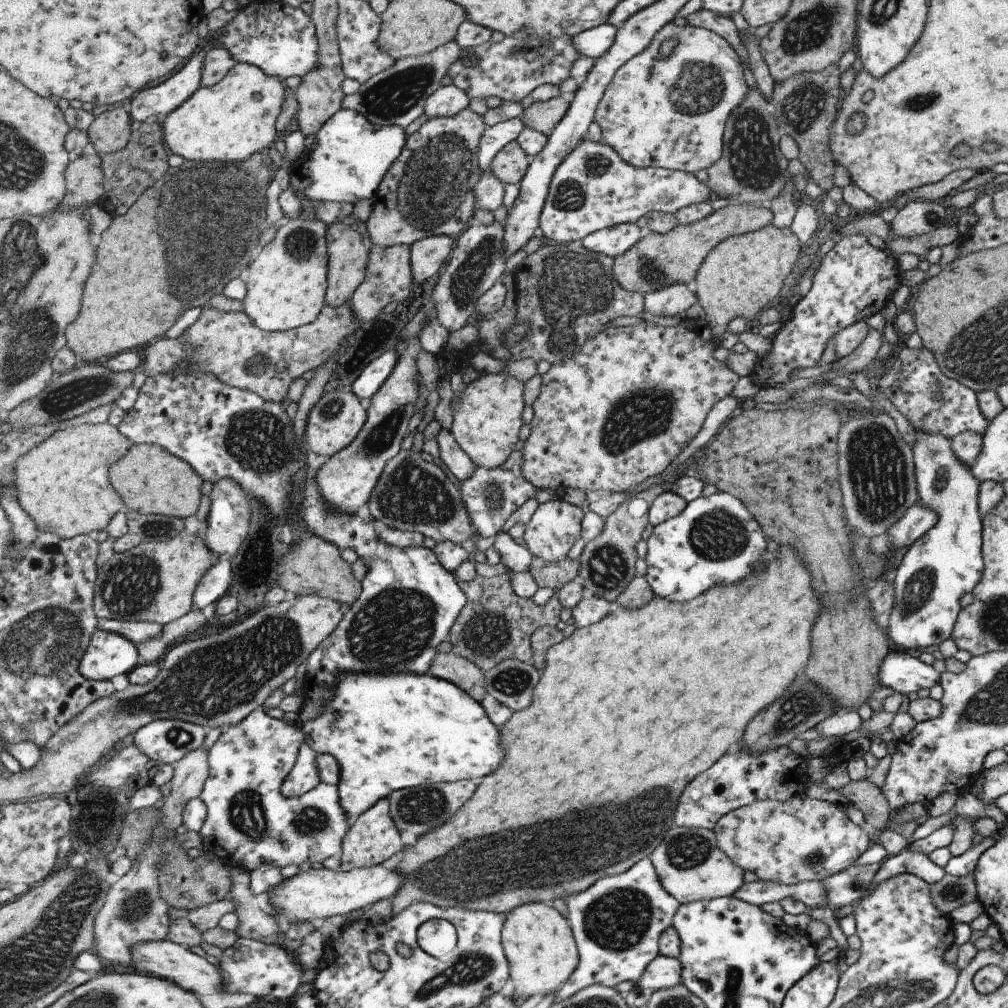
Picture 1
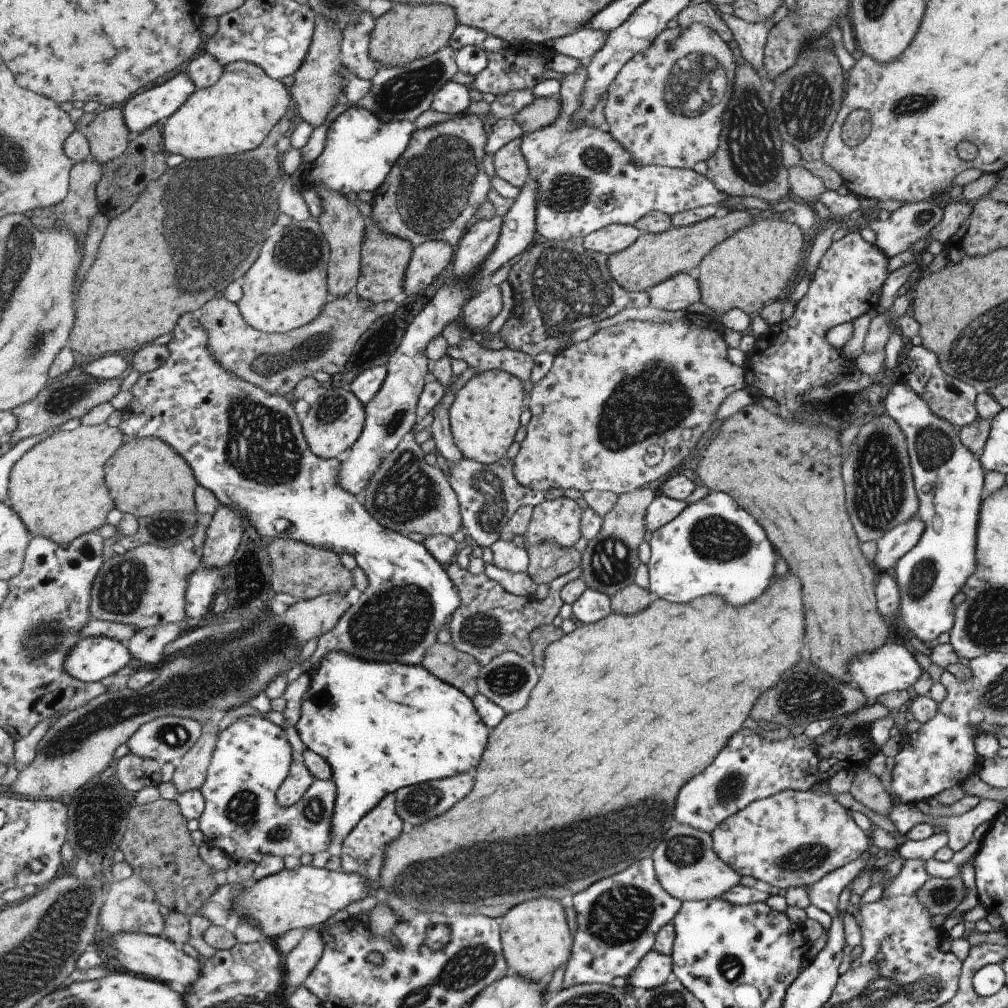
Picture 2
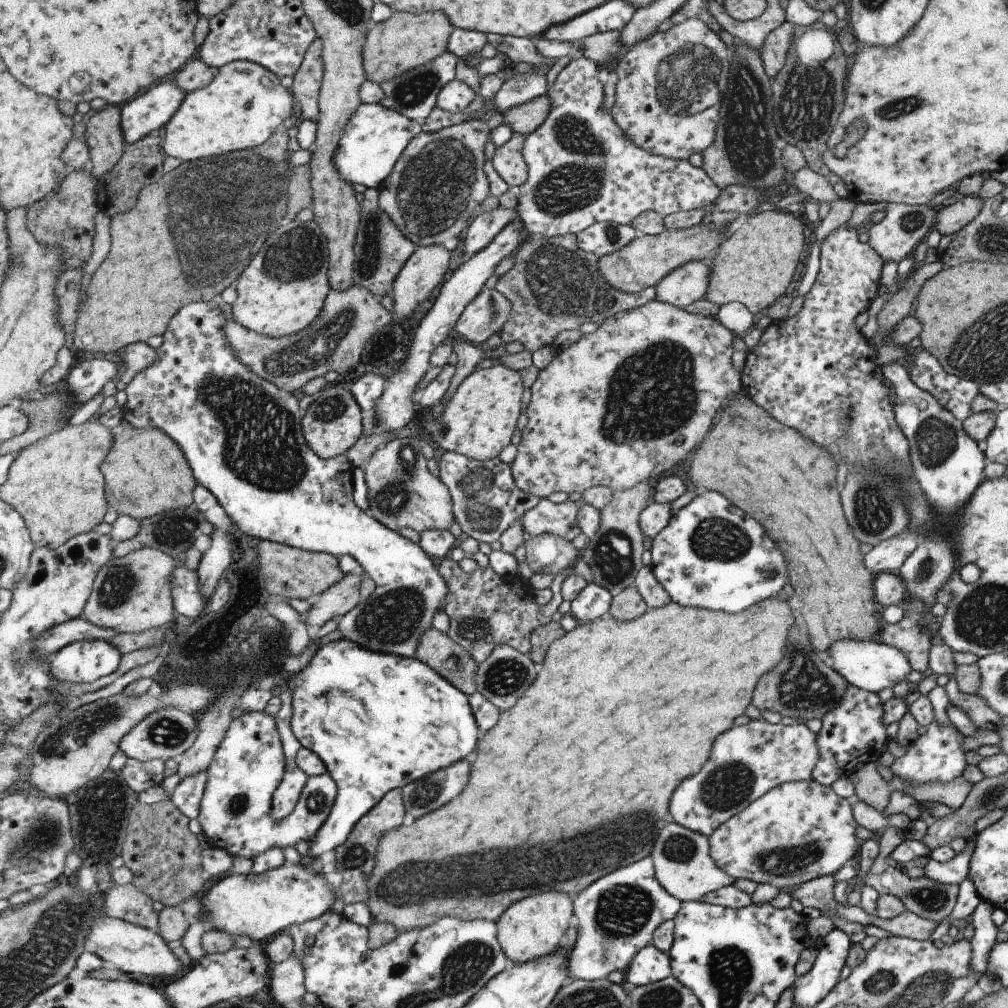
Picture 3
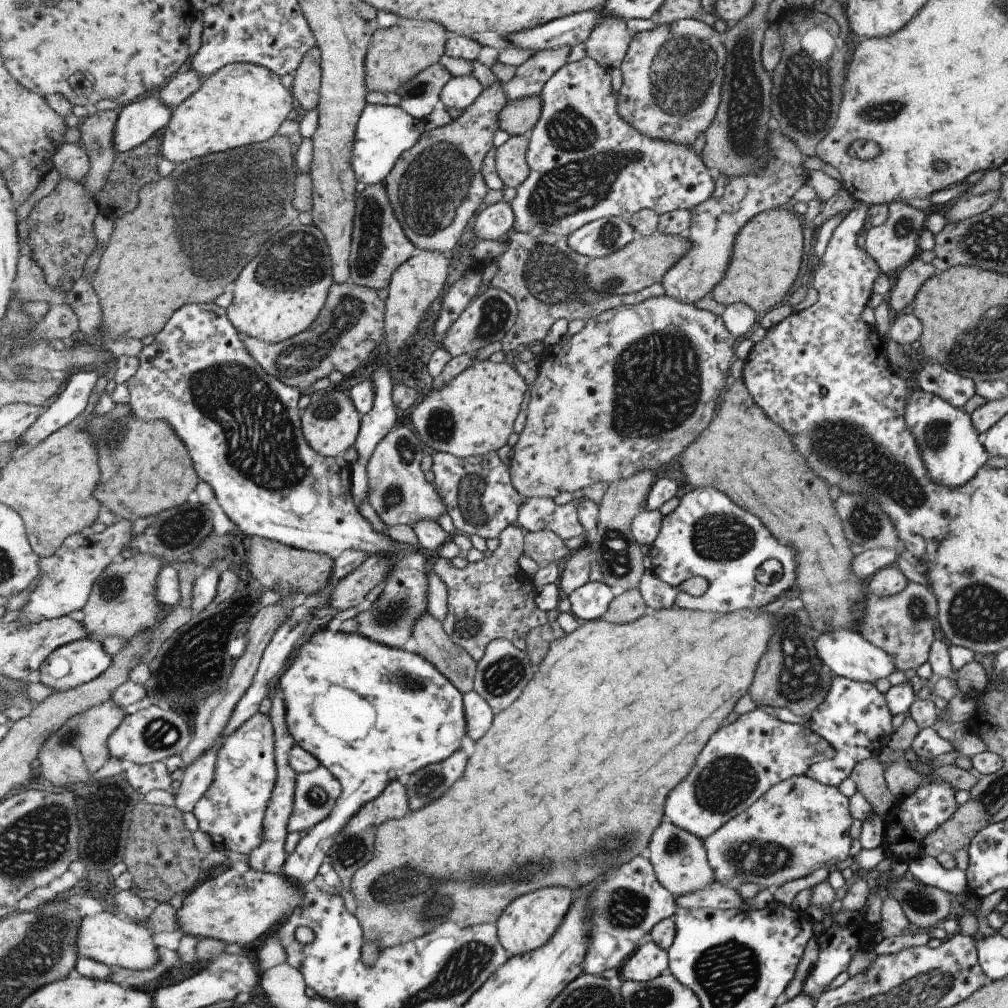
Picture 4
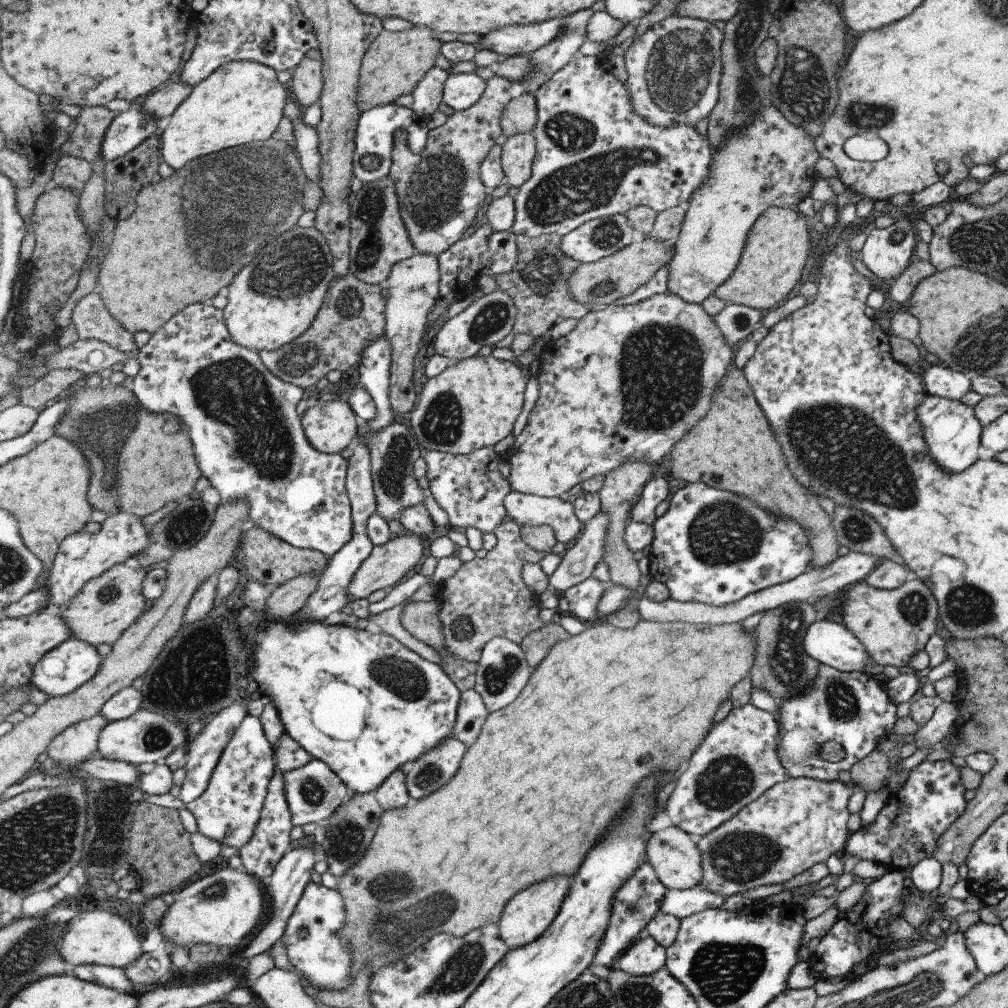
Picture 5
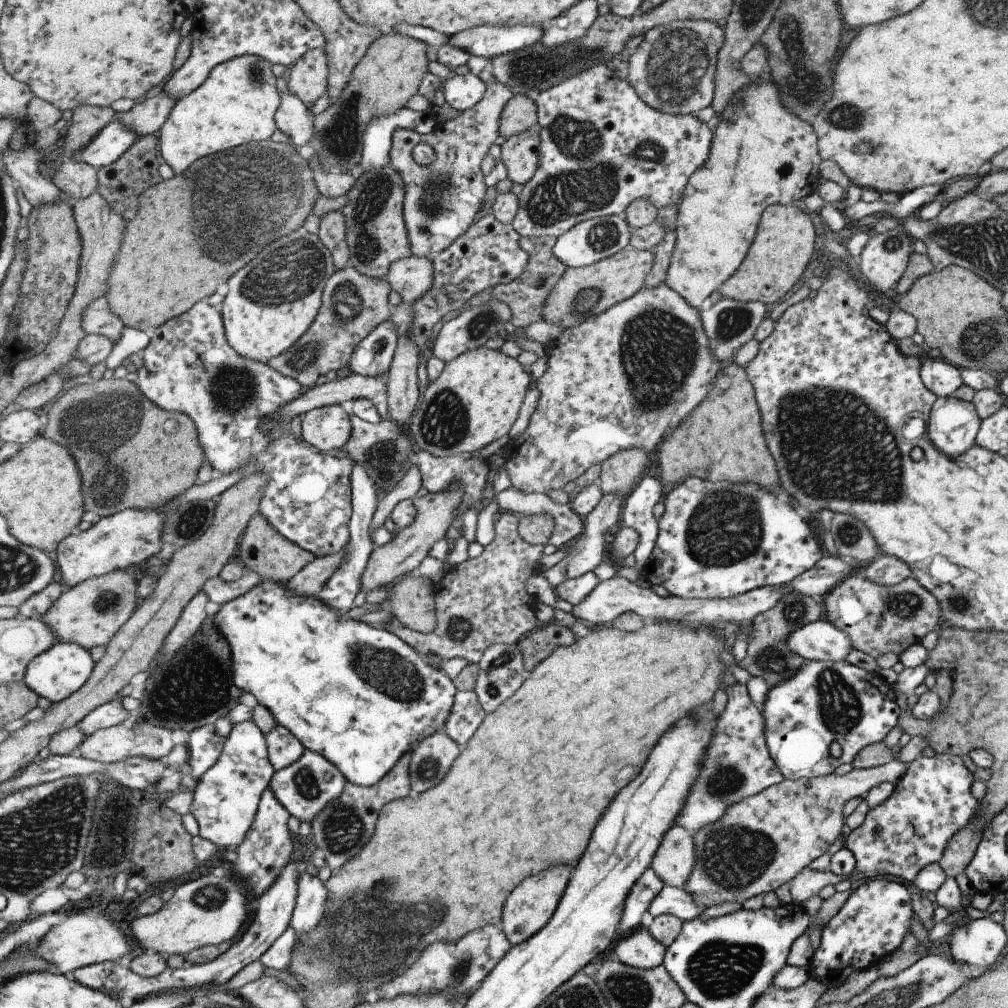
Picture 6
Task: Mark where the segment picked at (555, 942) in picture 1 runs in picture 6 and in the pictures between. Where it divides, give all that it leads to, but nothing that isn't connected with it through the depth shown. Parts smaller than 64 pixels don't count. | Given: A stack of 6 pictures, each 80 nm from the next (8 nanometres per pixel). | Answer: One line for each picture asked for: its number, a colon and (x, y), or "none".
2: (536, 938)
3: (531, 929)
4: (531, 922)
5: (531, 913)
6: (529, 910)

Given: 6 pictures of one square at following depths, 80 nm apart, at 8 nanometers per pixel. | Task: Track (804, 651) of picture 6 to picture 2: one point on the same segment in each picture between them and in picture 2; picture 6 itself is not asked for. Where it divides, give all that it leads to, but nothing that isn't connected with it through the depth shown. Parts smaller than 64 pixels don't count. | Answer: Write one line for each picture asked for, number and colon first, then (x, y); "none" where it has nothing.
2: (891, 668)
3: (871, 666)
4: (846, 653)
5: (828, 642)

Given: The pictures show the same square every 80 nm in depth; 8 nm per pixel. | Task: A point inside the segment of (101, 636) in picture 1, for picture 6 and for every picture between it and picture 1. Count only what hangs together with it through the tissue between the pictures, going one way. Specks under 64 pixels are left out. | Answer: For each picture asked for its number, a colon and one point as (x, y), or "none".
2: (95, 658)
3: (82, 662)
4: (76, 664)
5: (65, 669)
6: (56, 674)

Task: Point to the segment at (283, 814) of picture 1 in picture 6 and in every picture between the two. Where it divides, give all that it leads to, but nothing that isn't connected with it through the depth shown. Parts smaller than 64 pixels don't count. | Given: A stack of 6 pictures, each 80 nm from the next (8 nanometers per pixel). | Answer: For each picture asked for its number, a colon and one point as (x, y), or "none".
2: (243, 818)
3: (237, 815)
4: (233, 812)
5: (229, 811)
6: (227, 797)

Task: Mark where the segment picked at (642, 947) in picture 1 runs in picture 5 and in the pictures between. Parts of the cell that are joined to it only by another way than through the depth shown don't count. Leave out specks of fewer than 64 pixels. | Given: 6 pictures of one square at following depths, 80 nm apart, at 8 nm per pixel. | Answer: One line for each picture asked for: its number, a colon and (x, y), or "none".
2: (617, 918)
3: (617, 916)
4: (626, 904)
5: (636, 902)

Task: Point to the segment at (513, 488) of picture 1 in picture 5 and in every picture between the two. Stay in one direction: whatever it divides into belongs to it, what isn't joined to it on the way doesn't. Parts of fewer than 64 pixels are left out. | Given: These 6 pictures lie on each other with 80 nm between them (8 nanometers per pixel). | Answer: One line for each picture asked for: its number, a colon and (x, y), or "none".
2: (489, 496)
3: (487, 500)
4: (482, 500)
5: (470, 488)

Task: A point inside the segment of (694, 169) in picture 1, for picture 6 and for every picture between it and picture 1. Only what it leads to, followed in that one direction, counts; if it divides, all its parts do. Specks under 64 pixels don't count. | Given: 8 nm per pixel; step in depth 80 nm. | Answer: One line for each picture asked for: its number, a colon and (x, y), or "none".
2: (665, 105)
3: (668, 93)
4: (671, 78)
5: (673, 69)
6: (672, 69)

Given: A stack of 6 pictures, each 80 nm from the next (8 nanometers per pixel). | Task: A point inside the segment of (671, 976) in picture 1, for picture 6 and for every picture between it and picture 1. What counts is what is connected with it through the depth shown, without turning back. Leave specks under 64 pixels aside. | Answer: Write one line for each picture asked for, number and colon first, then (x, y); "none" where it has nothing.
2: (655, 969)
3: (651, 965)
4: (649, 961)
5: (642, 957)
6: (640, 950)

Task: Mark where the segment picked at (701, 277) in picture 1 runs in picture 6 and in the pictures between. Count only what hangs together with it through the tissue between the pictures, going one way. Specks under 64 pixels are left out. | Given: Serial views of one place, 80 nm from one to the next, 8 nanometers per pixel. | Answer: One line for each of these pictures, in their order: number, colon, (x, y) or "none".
2: (748, 270)
3: (753, 267)
4: (766, 253)
5: (770, 264)
6: (783, 243)

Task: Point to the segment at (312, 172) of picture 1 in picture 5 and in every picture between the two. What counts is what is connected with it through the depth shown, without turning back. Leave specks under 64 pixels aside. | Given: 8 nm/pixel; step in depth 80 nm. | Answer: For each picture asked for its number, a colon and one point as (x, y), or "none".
2: (359, 152)
3: (375, 138)
4: (385, 133)
5: (377, 133)

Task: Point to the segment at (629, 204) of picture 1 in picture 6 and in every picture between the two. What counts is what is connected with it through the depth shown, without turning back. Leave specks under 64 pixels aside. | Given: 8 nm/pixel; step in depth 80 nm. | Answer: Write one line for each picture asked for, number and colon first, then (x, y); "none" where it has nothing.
2: (588, 181)
3: (583, 170)
4: (586, 164)
5: (595, 158)
6: (602, 147)

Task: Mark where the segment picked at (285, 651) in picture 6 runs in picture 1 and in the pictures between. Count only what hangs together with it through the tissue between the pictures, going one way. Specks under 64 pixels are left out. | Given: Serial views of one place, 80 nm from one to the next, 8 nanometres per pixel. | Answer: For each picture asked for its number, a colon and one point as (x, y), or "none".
1: (390, 732)
2: (384, 726)
3: (379, 721)
4: (366, 711)
5: (360, 700)

